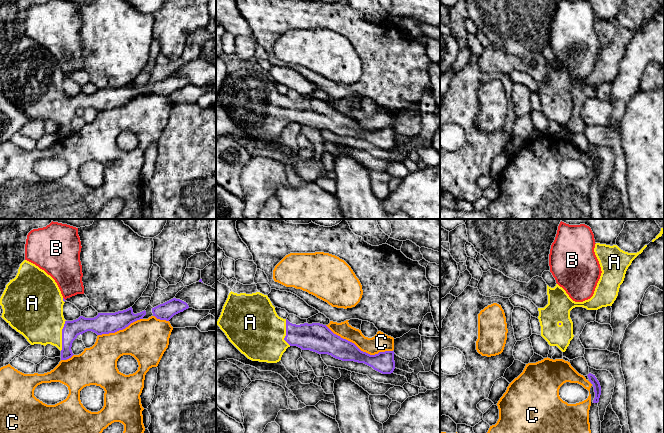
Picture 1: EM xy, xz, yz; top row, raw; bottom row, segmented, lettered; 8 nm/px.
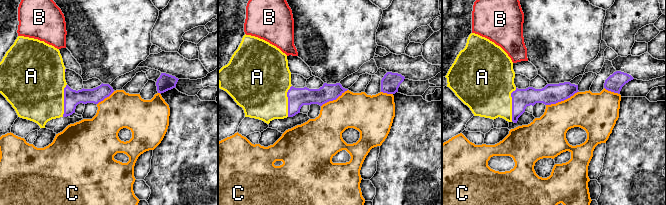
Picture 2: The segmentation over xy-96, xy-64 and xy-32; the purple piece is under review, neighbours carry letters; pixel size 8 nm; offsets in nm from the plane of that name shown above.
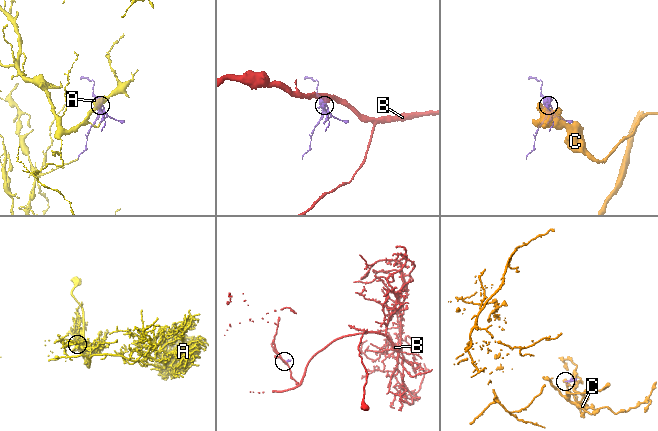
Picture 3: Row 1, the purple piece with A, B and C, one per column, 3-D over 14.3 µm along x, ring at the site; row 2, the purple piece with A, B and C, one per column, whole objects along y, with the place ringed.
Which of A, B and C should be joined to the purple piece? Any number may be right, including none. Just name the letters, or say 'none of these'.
A

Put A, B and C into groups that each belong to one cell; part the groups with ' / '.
A / B / C

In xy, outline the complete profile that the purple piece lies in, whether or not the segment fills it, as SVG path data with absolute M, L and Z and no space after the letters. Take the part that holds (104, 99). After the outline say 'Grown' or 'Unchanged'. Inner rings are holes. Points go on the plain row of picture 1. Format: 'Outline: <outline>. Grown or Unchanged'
Outline: M24 36L0 74L1 93L31 121L56 122L61 127L61 136L67 136L74 131L71 123L78 111L87 107L97 111L115 109L146 91L145 86L134 90L130 83L115 89L98 89L94 94L80 92L66 97L64 79L55 56L35 40Z. Grown

